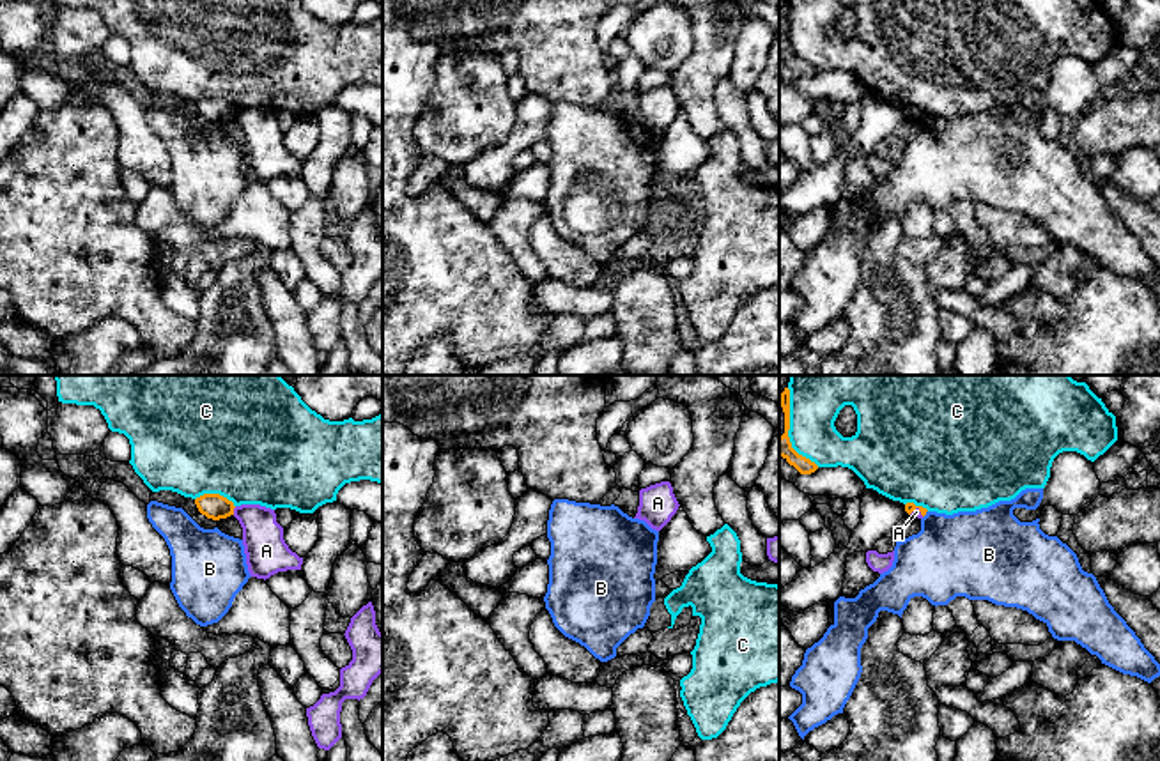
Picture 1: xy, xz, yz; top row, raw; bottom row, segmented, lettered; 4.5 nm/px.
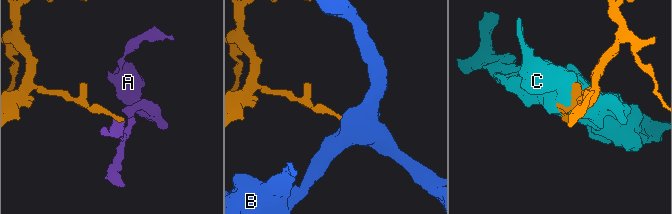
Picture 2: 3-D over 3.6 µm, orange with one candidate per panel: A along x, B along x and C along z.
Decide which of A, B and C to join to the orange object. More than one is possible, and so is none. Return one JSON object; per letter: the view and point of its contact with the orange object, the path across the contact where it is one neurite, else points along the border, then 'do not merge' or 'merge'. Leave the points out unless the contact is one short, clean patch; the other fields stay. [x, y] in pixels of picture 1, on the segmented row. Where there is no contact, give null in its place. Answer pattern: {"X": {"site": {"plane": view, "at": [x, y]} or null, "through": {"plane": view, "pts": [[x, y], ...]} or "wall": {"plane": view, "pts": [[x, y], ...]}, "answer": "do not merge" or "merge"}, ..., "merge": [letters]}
{"A": {"site": {"plane": "xy", "at": [232, 510]}, "wall": {"plane": "xy", "pts": [[236, 507], [232, 514]]}, "answer": "do not merge"}, "B": {"site": {"plane": "yz", "at": [925, 514]}, "wall": {"plane": "yz", "pts": [[927, 510], [923, 517]]}, "answer": "do not merge"}, "C": {"site": {"plane": "xy", "at": [216, 494]}, "answer": "do not merge"}, "merge": []}

